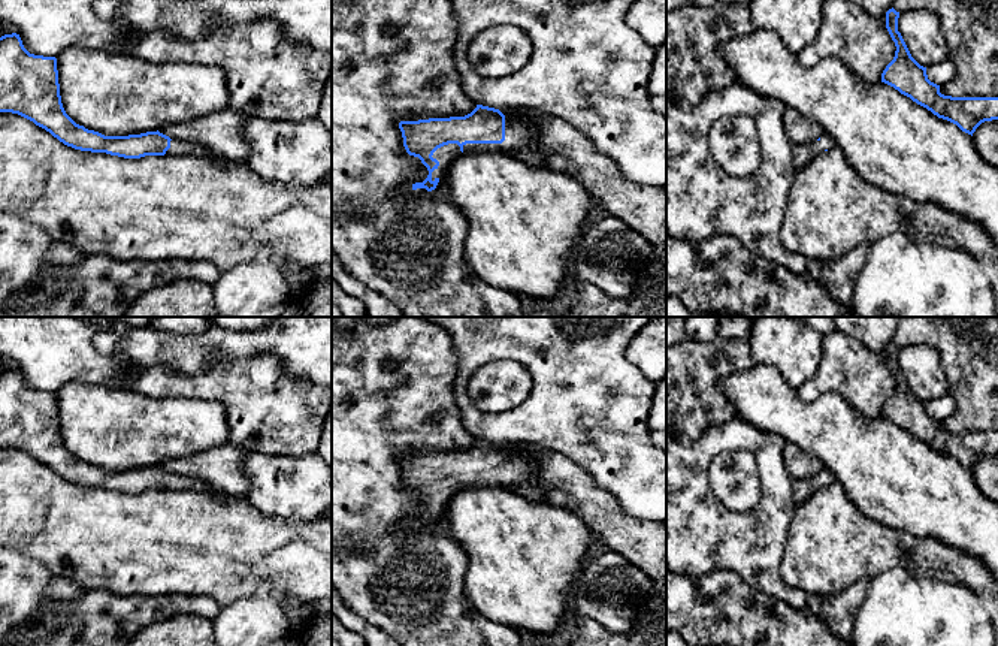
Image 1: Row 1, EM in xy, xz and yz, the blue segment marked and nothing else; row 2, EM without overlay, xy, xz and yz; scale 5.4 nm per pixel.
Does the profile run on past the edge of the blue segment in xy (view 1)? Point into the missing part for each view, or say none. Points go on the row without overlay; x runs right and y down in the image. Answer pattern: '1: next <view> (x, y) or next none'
1: next xy (178, 482)

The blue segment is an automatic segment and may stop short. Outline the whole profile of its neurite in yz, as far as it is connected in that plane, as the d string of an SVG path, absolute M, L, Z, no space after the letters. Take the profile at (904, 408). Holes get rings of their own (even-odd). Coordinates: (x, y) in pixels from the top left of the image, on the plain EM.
M893 342L886 347L886 363L896 386L881 408L881 417L971 471L982 458L998 455L998 432L952 432L940 428L940 420L928 414L926 402L911 392L898 366L898 353L899 347Z

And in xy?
M19 369L0 372L0 447L18 449L67 482L124 493L196 490L220 496L205 482L157 467L105 471L76 459L64 446L55 392L30 389Z

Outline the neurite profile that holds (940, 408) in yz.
M947 393L938 399L926 402L926 410L931 417L943 420L956 410L956 401L950 393Z

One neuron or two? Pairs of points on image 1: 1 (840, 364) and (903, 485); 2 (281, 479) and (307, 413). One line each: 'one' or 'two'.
1: two
2: two

